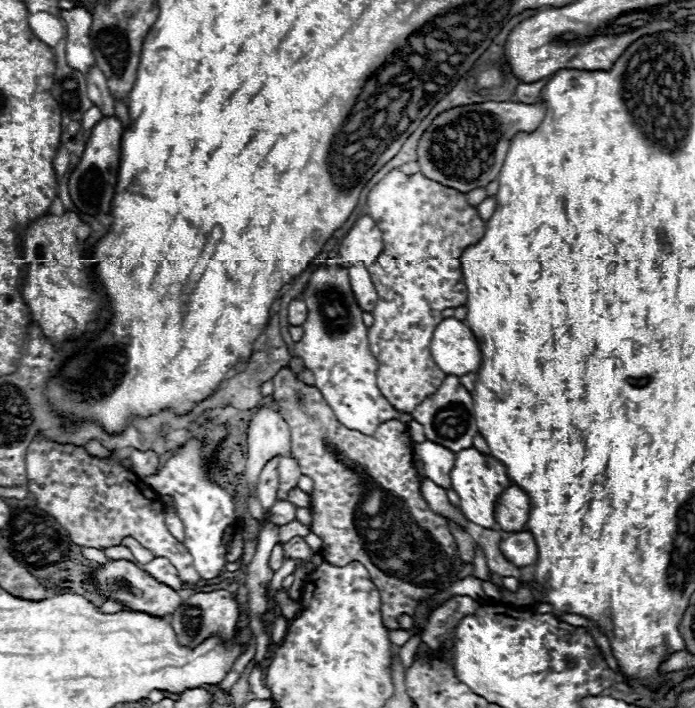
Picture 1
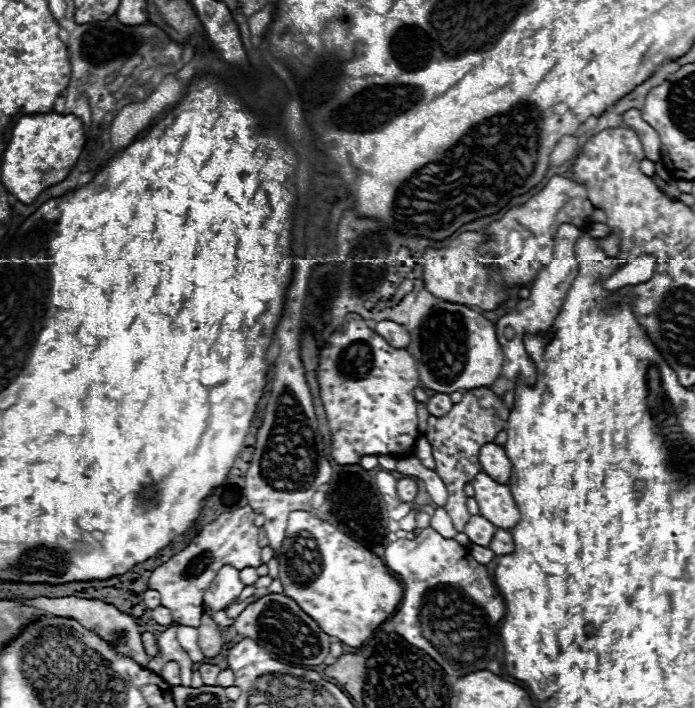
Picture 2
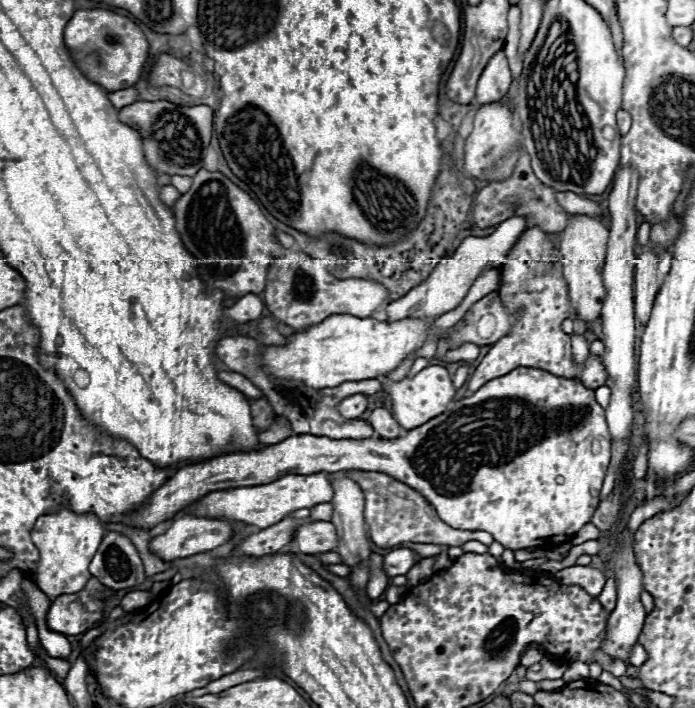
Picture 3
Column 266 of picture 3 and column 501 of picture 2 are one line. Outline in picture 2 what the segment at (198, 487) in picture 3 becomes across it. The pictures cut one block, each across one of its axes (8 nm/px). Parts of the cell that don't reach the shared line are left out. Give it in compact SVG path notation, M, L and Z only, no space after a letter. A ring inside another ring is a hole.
M488 442L480 448L480 466L490 478L494 478L500 484L506 484L510 480L512 464L506 456L506 450L500 444Z

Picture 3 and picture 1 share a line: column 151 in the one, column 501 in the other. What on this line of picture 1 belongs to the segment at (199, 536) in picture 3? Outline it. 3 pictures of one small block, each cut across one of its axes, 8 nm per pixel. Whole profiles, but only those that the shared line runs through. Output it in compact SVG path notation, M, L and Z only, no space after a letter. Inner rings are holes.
M530 532L510 534L506 540L500 542L500 550L516 566L536 564L536 560L538 560L538 548L536 548L536 542Z

